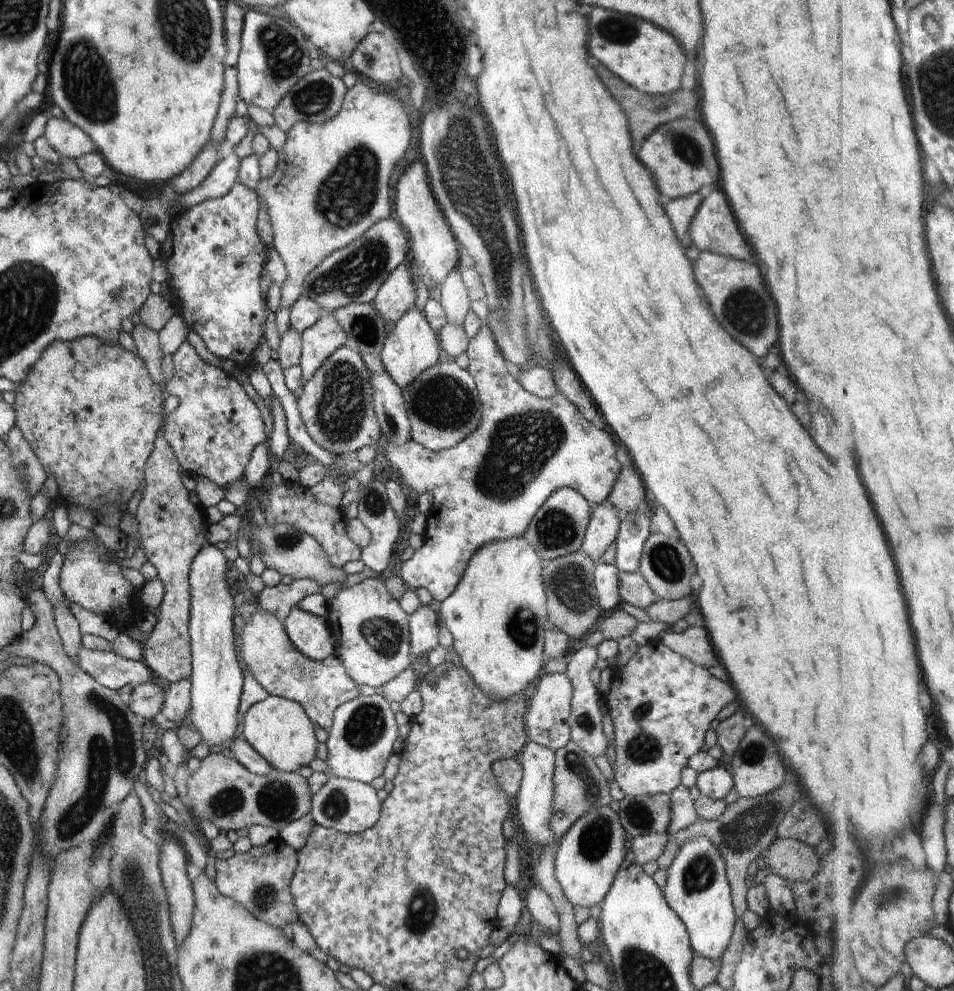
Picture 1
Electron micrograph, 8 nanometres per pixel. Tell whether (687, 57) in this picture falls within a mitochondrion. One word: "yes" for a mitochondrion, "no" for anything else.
no

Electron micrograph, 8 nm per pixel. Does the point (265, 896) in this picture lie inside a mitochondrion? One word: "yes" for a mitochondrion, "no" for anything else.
yes

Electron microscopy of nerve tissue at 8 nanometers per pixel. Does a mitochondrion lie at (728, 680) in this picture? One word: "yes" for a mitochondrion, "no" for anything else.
no

